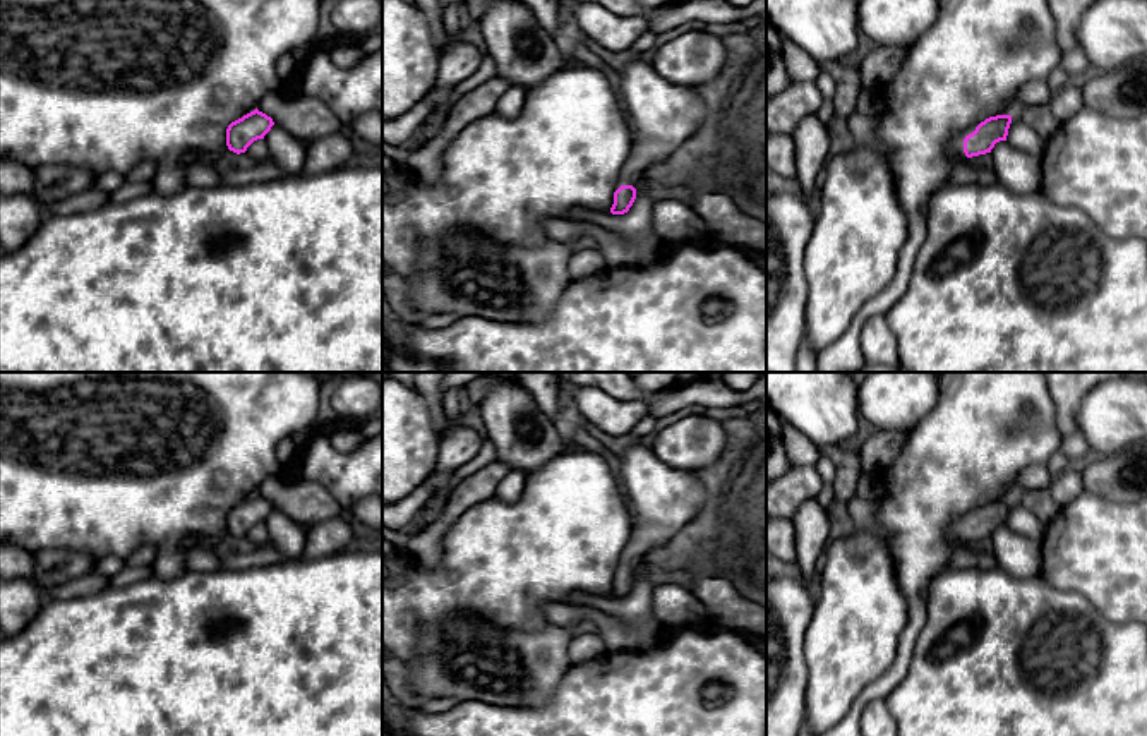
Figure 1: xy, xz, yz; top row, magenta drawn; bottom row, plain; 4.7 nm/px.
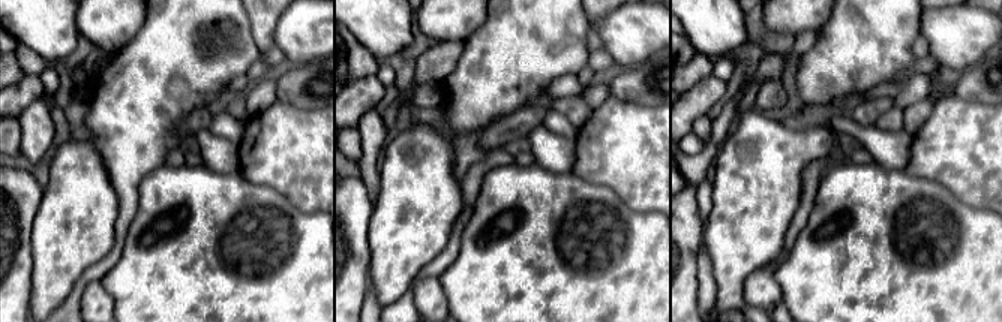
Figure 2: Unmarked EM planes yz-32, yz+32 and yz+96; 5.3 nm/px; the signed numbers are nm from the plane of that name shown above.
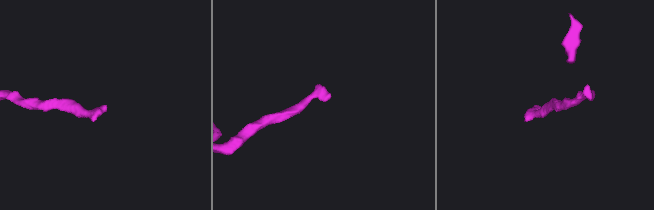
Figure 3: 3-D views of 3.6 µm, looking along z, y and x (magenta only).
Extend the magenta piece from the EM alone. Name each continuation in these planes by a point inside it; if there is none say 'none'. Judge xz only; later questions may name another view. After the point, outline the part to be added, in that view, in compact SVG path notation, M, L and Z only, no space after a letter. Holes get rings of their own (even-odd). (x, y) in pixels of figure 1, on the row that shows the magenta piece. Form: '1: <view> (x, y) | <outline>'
1: xz (662, 114) | M638 55L621 72L617 94L636 134L621 184L636 187L652 165L667 160L703 127L708 106L689 86L664 79Z

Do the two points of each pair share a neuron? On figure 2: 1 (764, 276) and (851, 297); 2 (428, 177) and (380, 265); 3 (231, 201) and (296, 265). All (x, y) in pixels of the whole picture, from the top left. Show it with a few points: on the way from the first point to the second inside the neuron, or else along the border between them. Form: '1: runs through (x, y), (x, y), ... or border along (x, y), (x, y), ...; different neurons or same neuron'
1: border along (773, 273), (783, 300); different neurons
2: runs through (419, 199), (401, 243); same neuron
3: runs through (260, 201), (291, 211), (296, 237); same neuron

